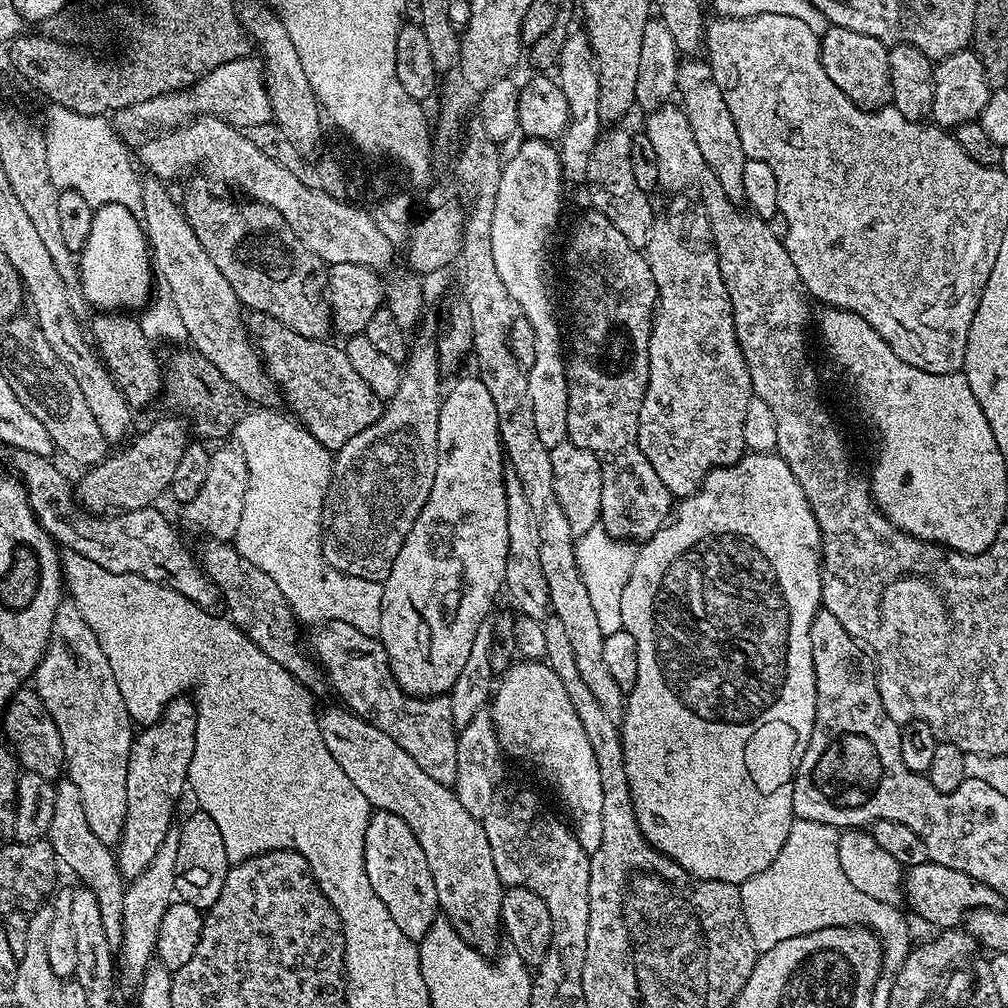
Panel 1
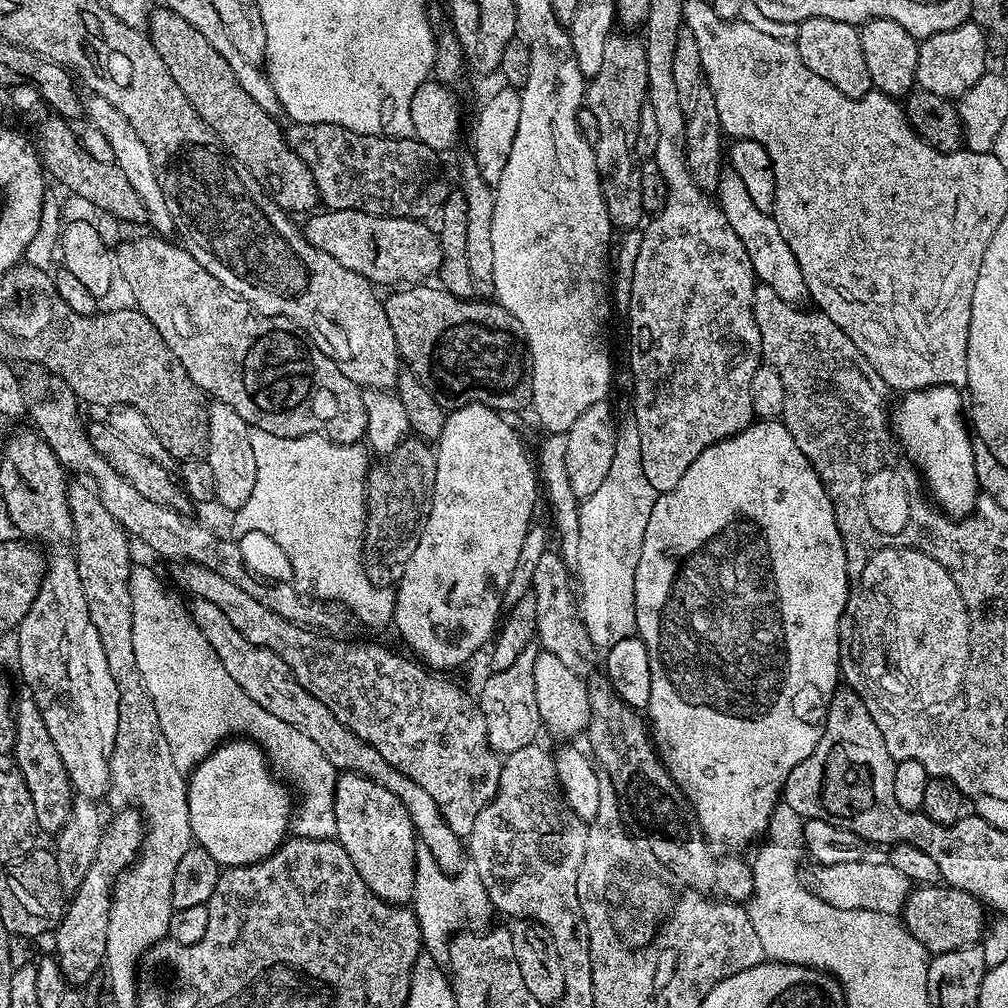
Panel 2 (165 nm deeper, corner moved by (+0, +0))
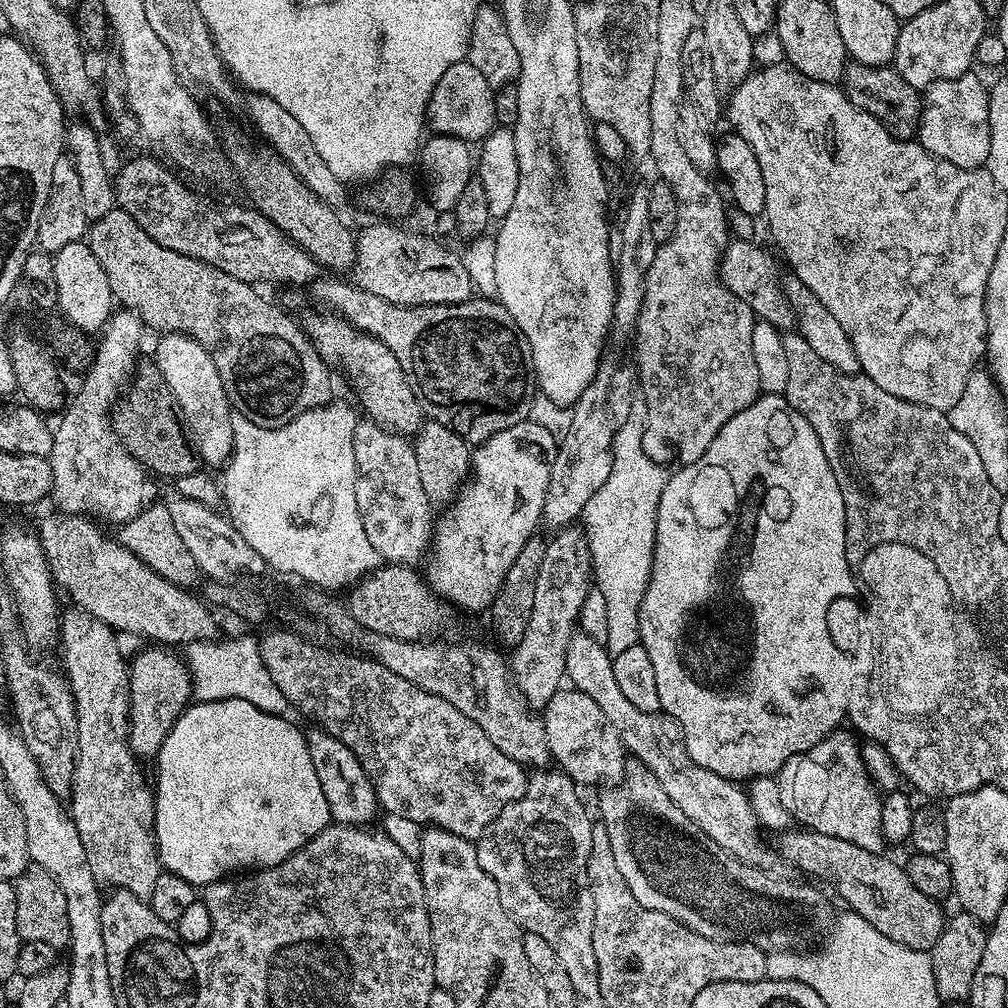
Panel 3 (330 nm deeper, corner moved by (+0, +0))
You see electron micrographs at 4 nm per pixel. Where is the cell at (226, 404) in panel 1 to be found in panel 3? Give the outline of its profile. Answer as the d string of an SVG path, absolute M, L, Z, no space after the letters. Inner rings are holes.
M143 368L135 373L126 395L115 405L110 417L118 438L125 450L139 464L143 464L149 473L157 472L158 475L169 478L194 474L198 471L198 457L191 439L186 435L186 425L178 402L166 386L159 368Z

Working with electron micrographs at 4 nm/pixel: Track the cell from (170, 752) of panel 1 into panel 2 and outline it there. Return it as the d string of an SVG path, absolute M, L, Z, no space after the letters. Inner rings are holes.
M124 806L119 810L121 812L114 813L109 824L107 821L98 842L98 850L94 854L94 862L90 870L86 870L82 886L78 886L75 892L71 893L64 909L64 916L54 930L54 957L65 981L72 986L86 983L96 971L101 971L106 954L106 922L112 901L112 886L125 868L132 867L144 841L146 829L139 811L132 806Z

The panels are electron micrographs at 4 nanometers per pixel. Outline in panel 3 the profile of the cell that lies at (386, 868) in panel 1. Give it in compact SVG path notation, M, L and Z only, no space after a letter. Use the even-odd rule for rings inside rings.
M319 726L309 729L306 735L310 758L314 762L318 782L322 782L322 794L326 794L326 806L330 806L332 820L337 824L371 825L371 820L375 818L376 812L378 813L378 805L376 788L366 770L358 762L356 755L345 744L338 742L338 738L334 738Z

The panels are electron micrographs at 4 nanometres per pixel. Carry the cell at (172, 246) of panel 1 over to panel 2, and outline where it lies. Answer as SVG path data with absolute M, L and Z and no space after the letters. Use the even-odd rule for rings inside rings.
M89 95L87 99L82 104L83 115L85 117L88 115L87 123L100 130L106 138L106 142L110 142L113 161L120 167L122 174L126 174L130 186L134 186L134 194L138 194L138 198L141 199L147 223L152 223L151 231L156 234L166 233L164 231L172 228L170 210L166 210L166 200L162 198L158 177L154 175L154 164L150 162L150 154L147 153L142 138L138 138L134 126L130 126L130 122L126 122L126 118L122 118L122 114L118 114L118 110L114 110L114 106L110 106L110 102L106 102L106 98Z

